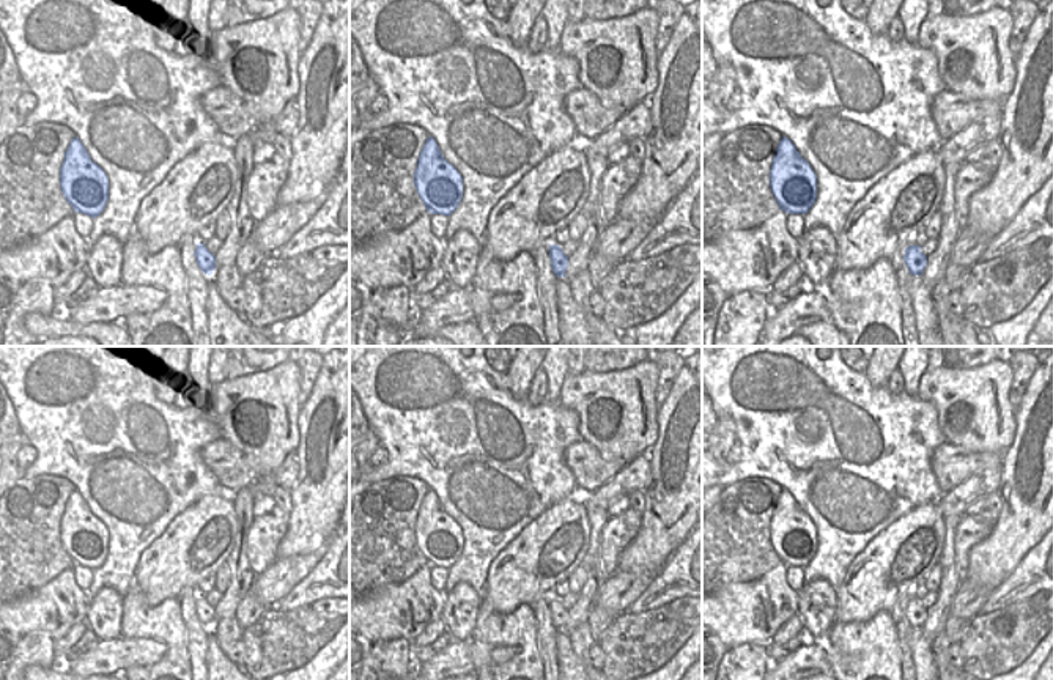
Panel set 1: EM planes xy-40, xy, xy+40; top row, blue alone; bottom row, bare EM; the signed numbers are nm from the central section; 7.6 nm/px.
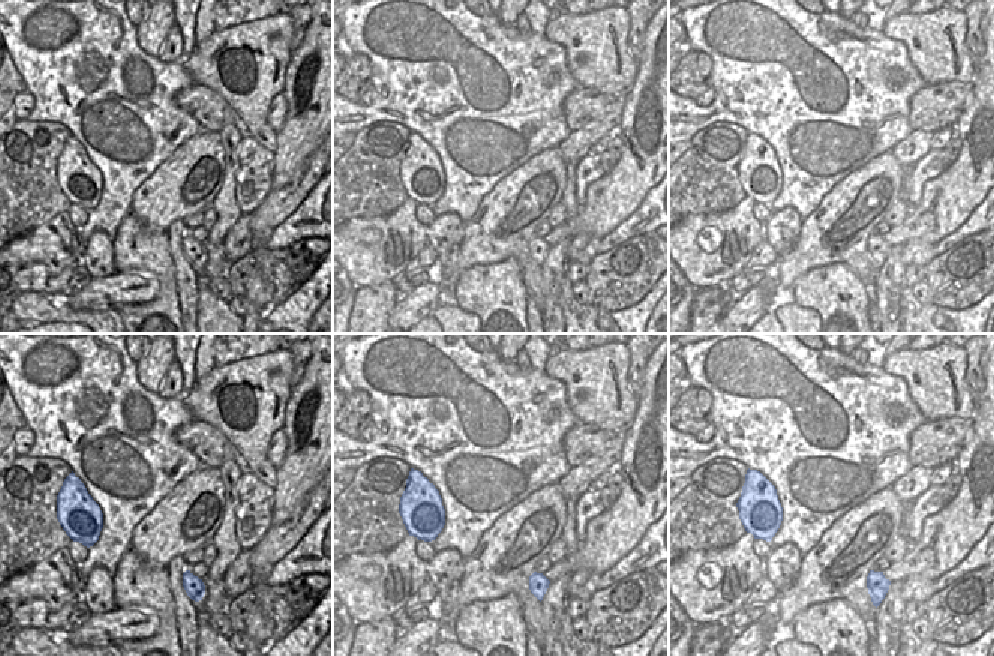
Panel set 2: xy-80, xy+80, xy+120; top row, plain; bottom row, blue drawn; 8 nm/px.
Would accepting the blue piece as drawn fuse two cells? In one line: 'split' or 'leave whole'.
leave whole

